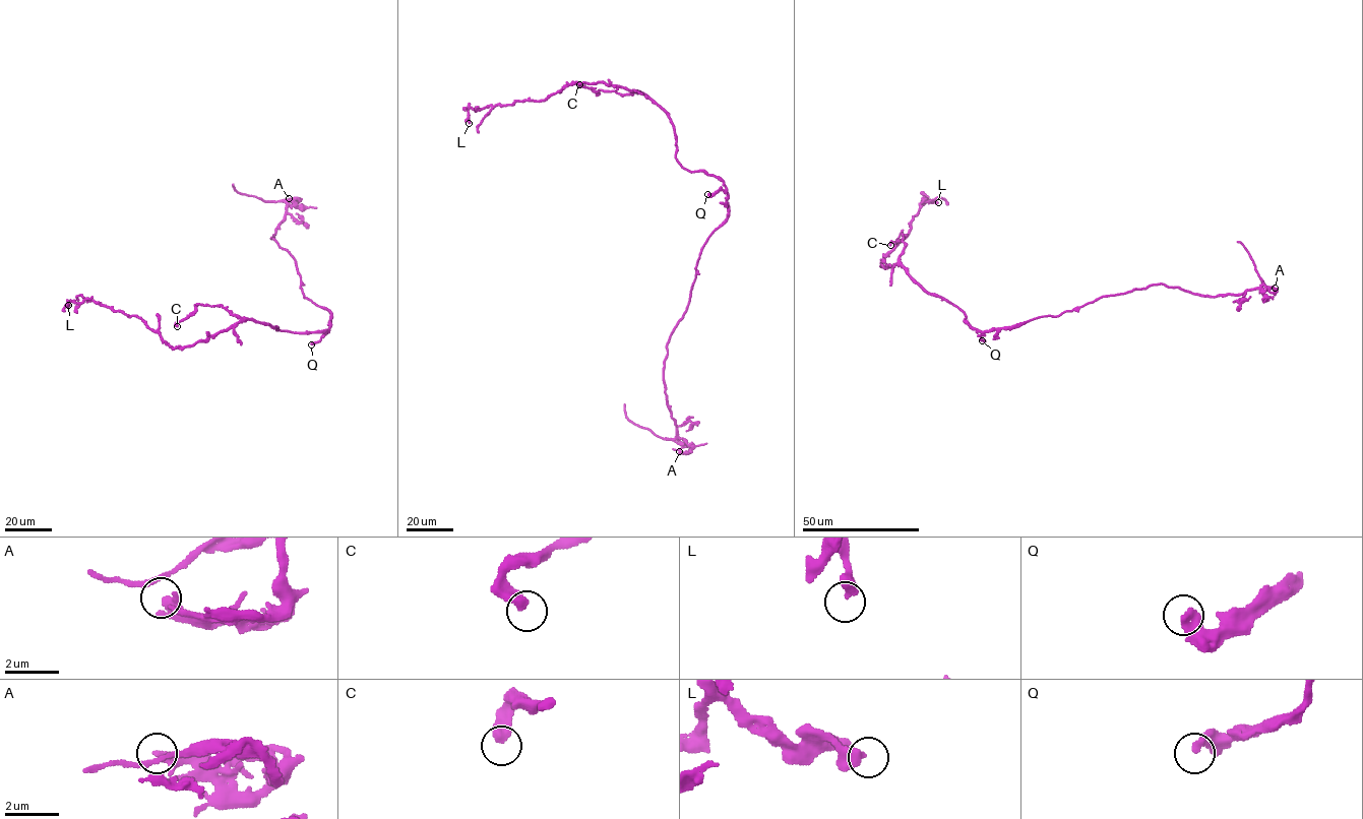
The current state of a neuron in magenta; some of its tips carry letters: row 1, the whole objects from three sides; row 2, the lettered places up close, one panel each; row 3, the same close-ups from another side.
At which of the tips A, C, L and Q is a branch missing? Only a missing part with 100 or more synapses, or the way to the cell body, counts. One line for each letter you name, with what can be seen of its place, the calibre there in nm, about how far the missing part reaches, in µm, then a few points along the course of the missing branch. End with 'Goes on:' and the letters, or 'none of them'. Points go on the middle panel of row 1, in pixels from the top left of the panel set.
Goes on: none of them

